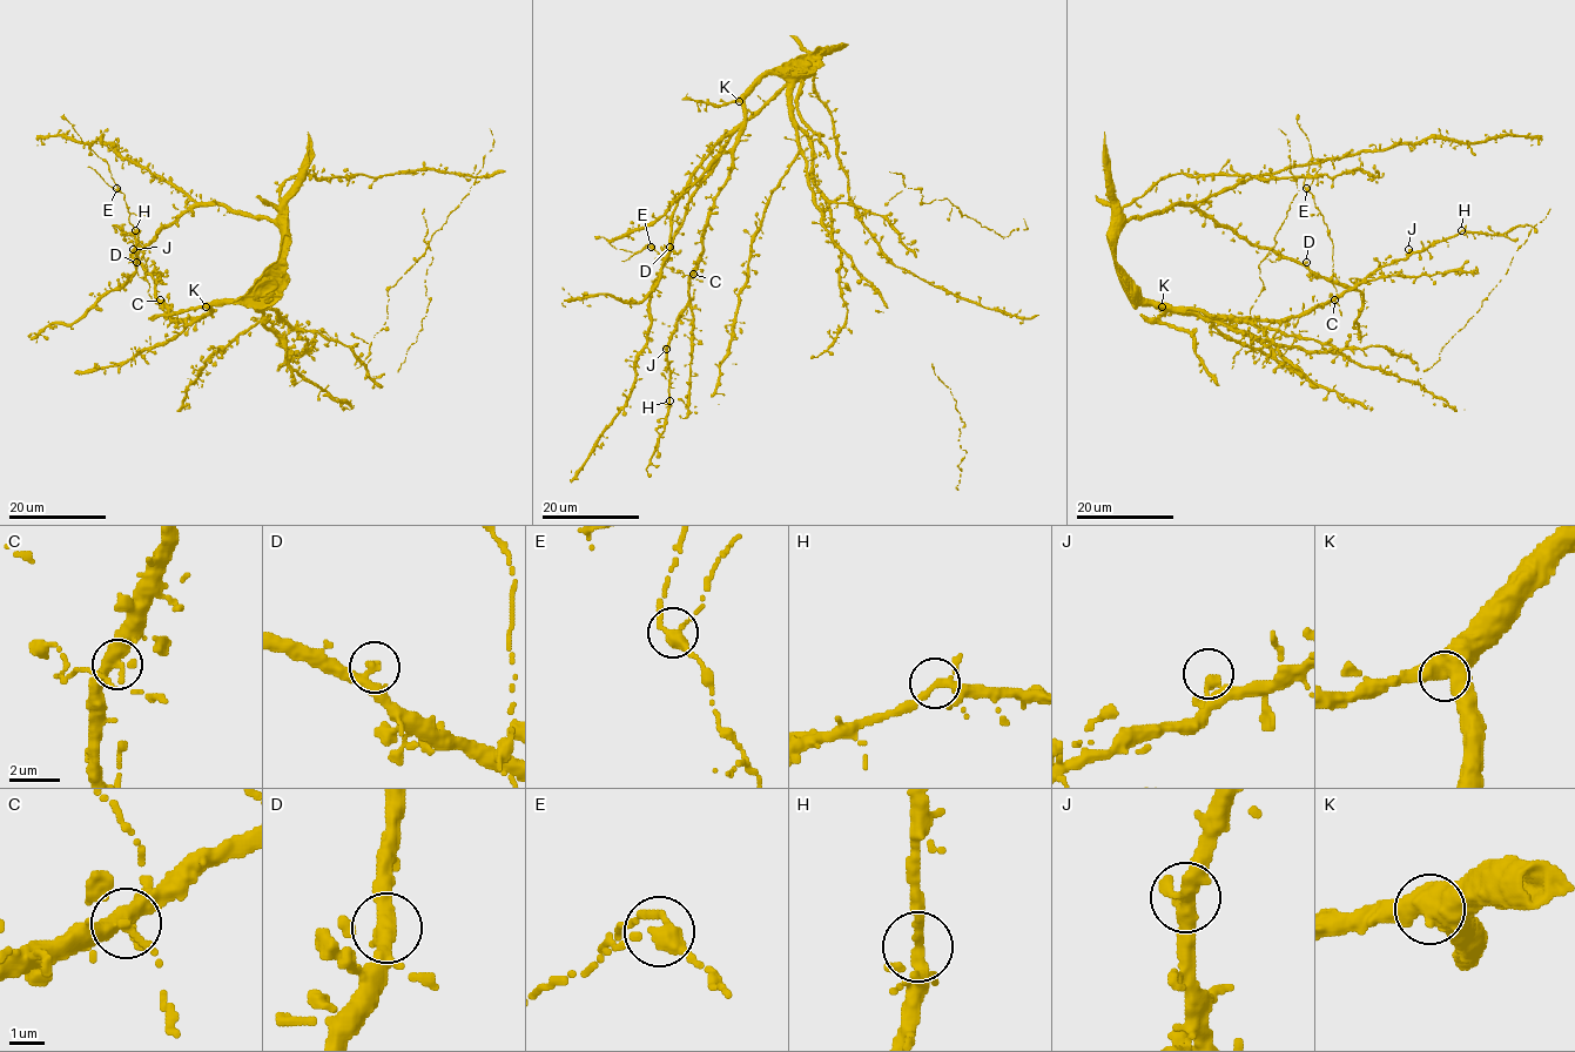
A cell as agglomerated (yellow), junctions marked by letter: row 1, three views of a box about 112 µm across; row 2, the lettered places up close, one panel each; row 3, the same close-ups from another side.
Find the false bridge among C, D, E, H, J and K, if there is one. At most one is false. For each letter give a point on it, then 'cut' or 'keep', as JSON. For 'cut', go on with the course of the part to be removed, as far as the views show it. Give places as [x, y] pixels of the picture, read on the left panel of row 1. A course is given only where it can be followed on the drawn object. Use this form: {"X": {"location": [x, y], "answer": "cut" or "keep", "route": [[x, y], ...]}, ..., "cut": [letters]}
{"C": {"location": [160, 299], "answer": "keep"}, "D": {"location": [136, 262], "answer": "keep"}, "E": {"location": [116, 188], "answer": "keep"}, "H": {"location": [135, 230], "answer": "keep"}, "J": {"location": [133, 249], "answer": "keep"}, "K": {"location": [206, 307], "answer": "keep"}, "cut": []}

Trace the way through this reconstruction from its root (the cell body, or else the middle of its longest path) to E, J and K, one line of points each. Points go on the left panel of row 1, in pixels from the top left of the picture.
E: (260, 296), (214, 303), (202, 318), (174, 319), (147, 291), (143, 245), (129, 221), (123, 194), (116, 188)
J: (260, 296), (214, 303), (202, 318), (174, 319), (155, 297), (154, 280), (135, 258), (133, 249)
K: (260, 296), (209, 302), (206, 307)

